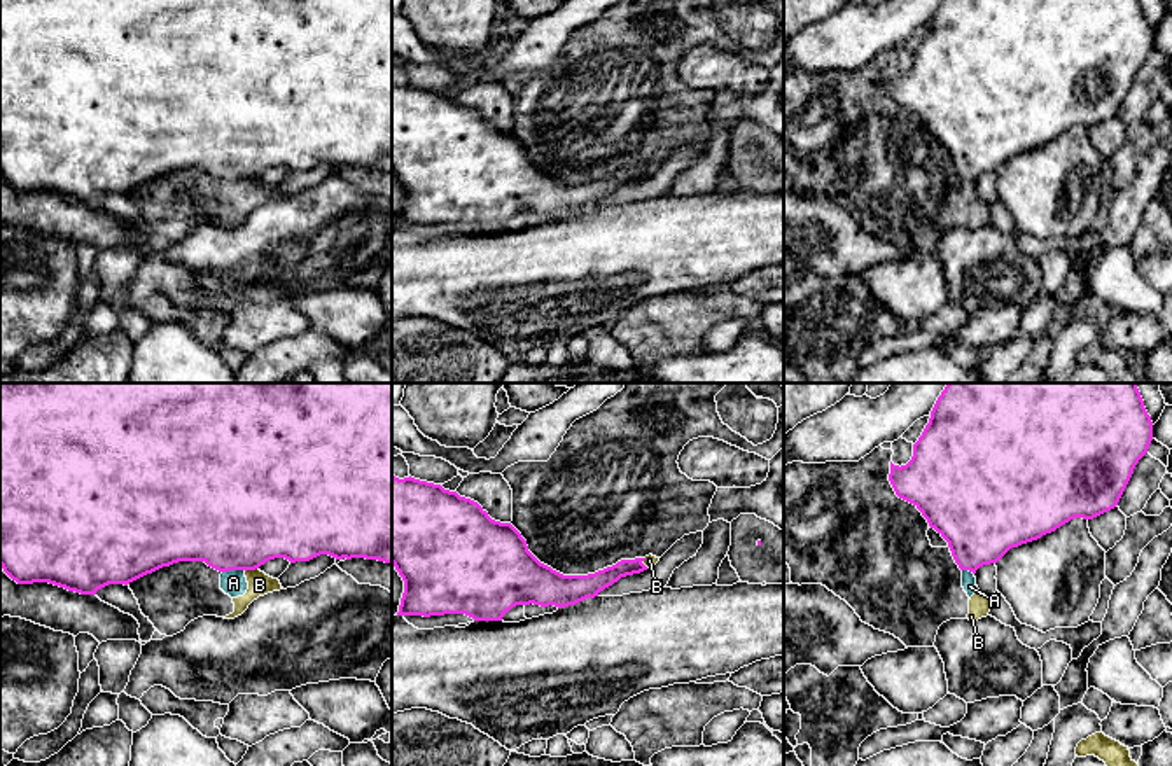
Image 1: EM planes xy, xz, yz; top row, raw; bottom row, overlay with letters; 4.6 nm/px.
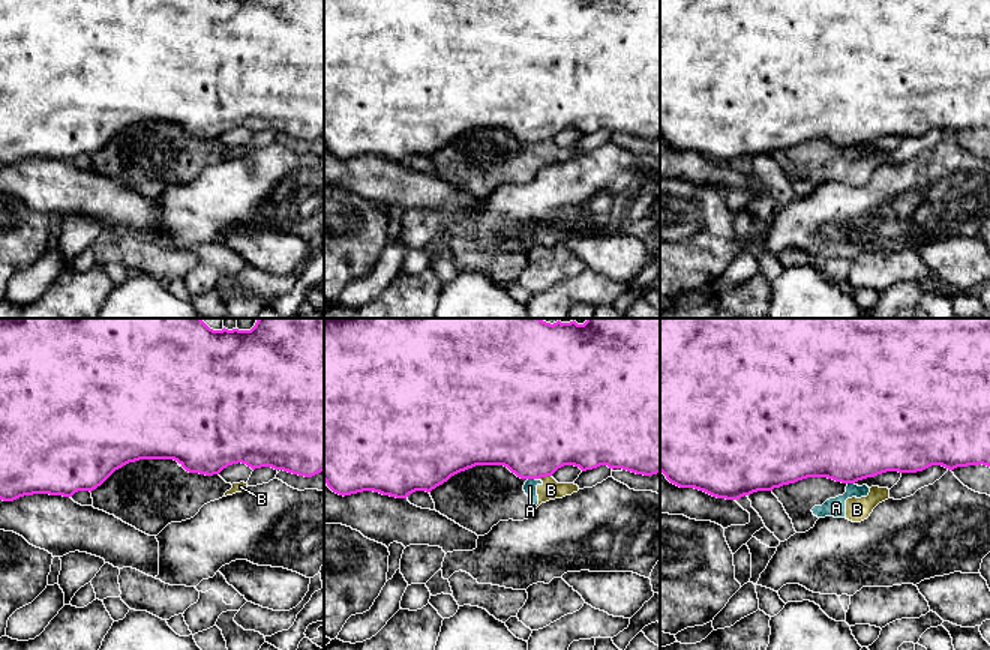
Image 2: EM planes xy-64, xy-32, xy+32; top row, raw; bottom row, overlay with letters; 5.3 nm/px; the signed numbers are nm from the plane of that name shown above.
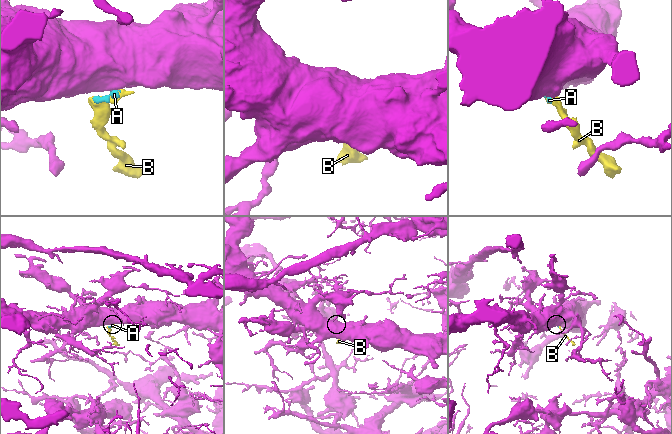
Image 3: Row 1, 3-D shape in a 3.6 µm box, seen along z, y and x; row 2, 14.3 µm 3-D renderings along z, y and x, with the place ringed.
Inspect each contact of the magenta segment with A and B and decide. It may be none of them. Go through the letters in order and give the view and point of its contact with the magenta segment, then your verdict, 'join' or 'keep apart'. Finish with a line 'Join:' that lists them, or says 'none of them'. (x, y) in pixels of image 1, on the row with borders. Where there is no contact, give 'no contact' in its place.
A: xy (233, 569) | keep apart
B: xy (251, 569) | keep apart
Join: none of them

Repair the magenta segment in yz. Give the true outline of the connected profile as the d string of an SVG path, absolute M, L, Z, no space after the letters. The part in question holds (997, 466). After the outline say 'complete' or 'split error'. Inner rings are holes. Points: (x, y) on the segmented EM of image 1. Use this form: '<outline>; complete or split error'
M948 383L938 397L922 435L913 444L911 460L901 467L890 462L889 481L896 495L913 504L929 526L948 542L959 568L976 574L980 567L997 563L1011 547L1037 540L1074 518L1093 519L1114 509L1151 441L1153 421L1137 383Z; complete

